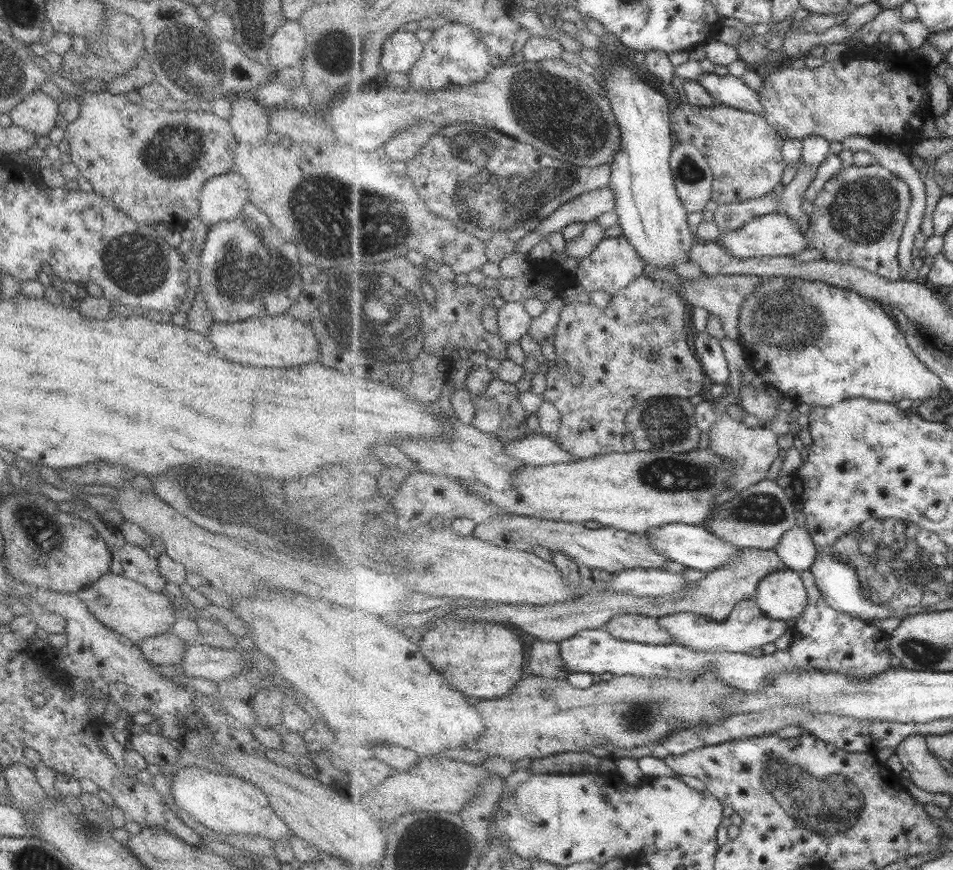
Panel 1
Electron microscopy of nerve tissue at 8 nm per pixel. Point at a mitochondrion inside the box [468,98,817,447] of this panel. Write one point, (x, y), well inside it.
(691, 172)

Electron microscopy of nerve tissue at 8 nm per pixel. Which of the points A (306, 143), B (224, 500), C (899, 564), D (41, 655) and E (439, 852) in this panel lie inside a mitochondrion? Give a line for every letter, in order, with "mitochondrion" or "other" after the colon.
A: other
B: mitochondrion
C: mitochondrion
D: other
E: mitochondrion

